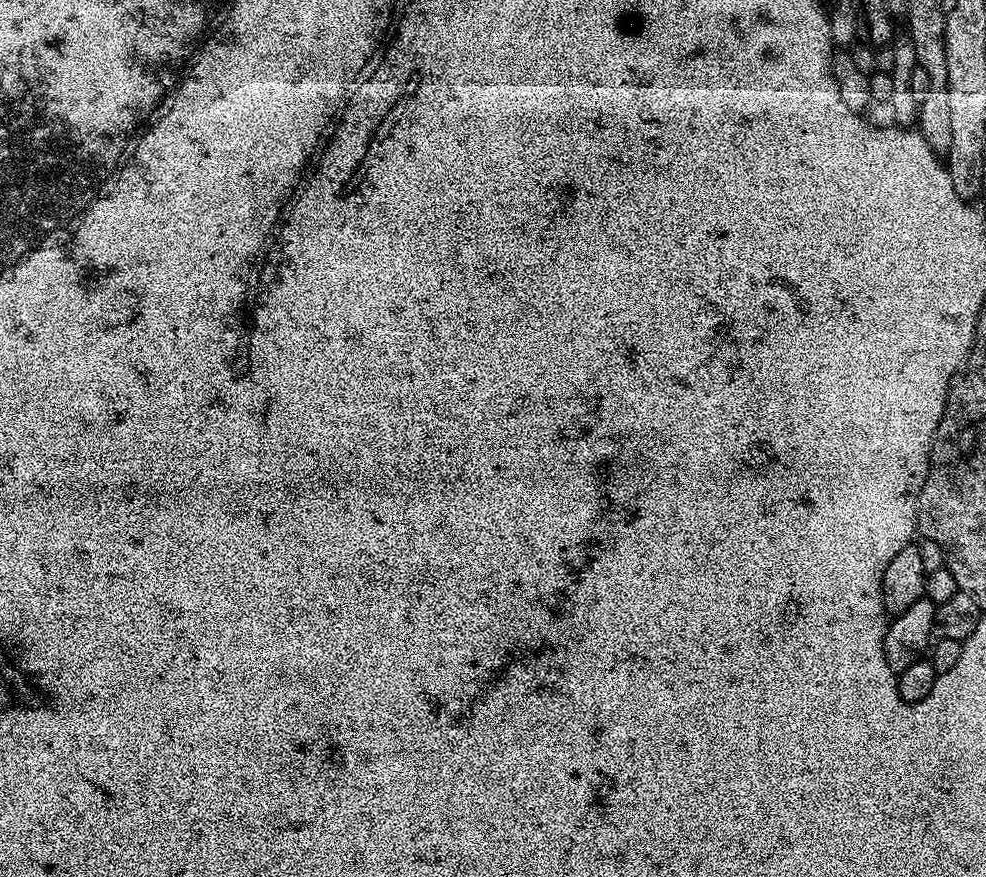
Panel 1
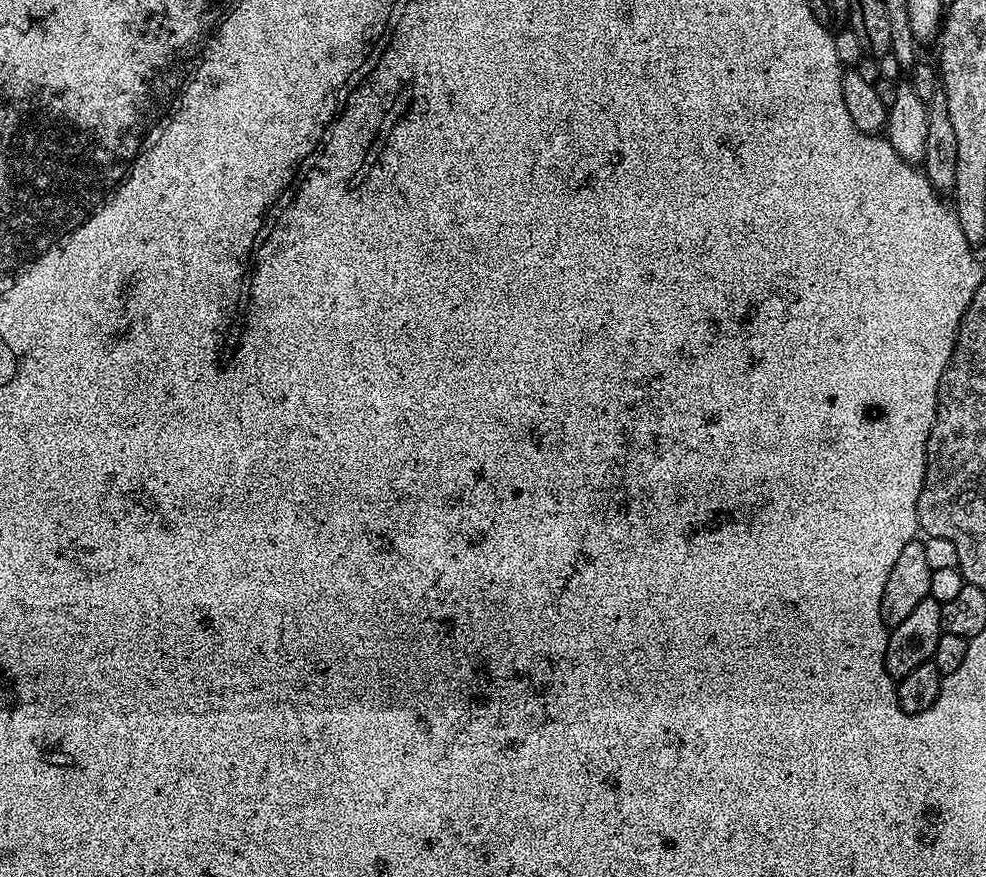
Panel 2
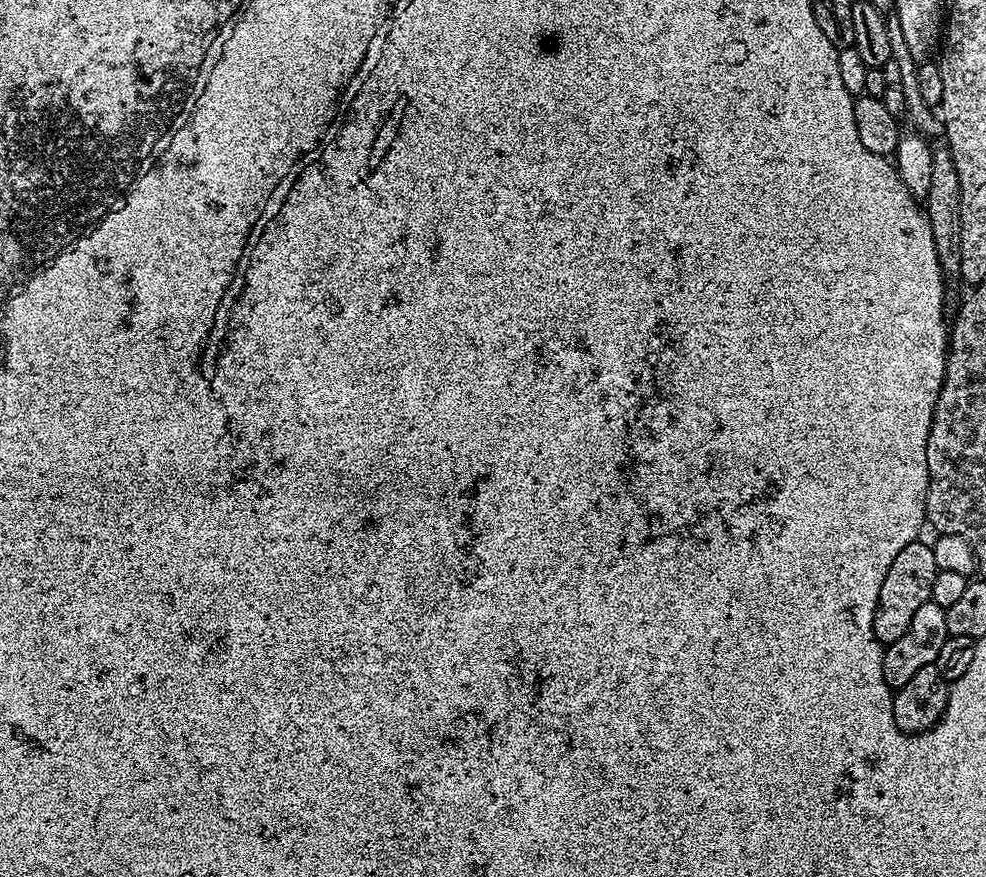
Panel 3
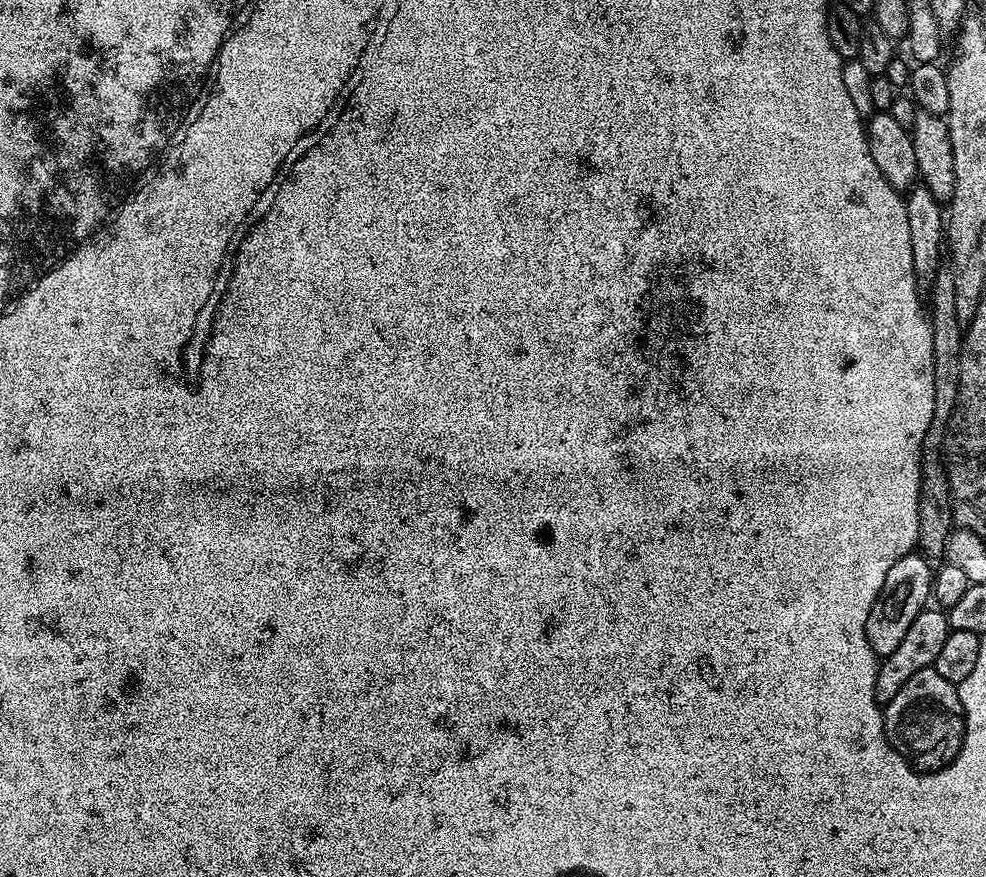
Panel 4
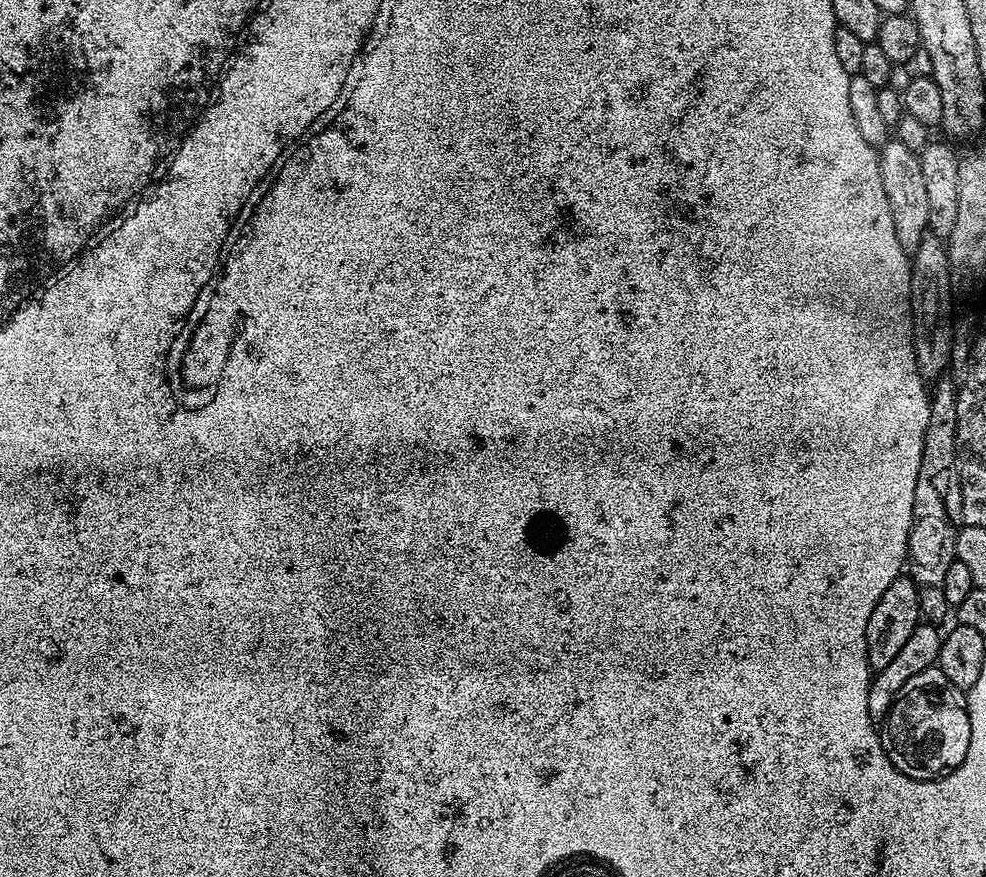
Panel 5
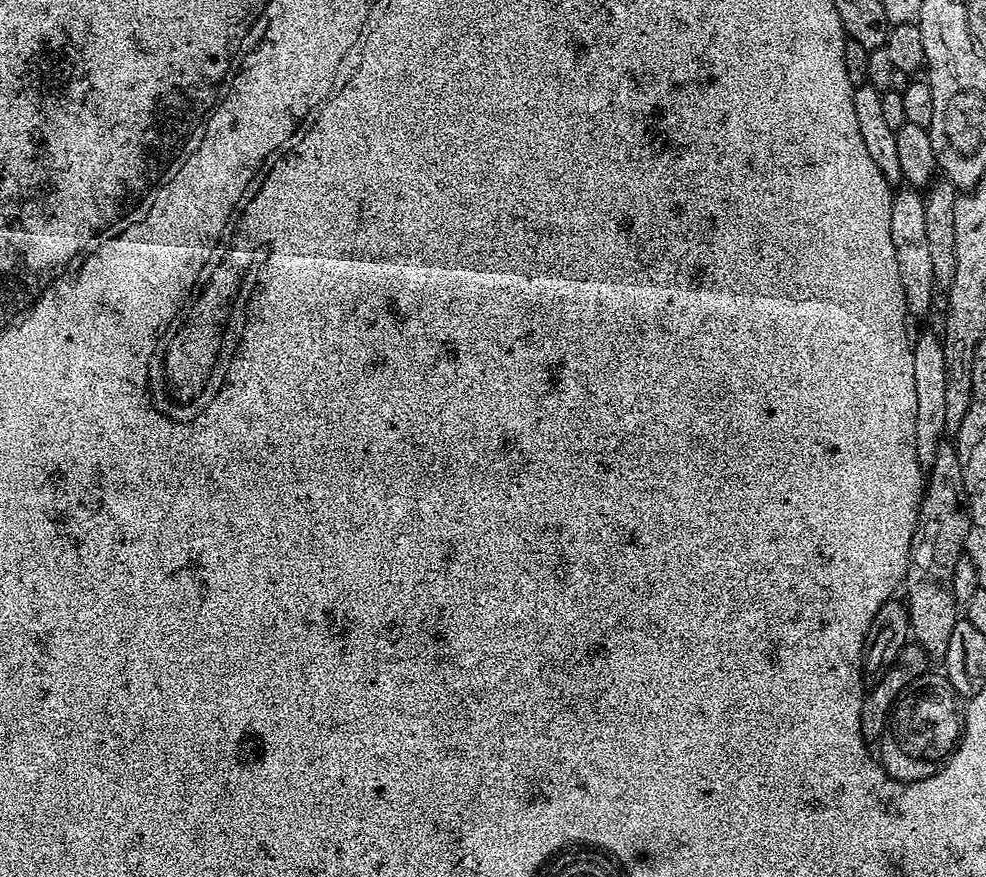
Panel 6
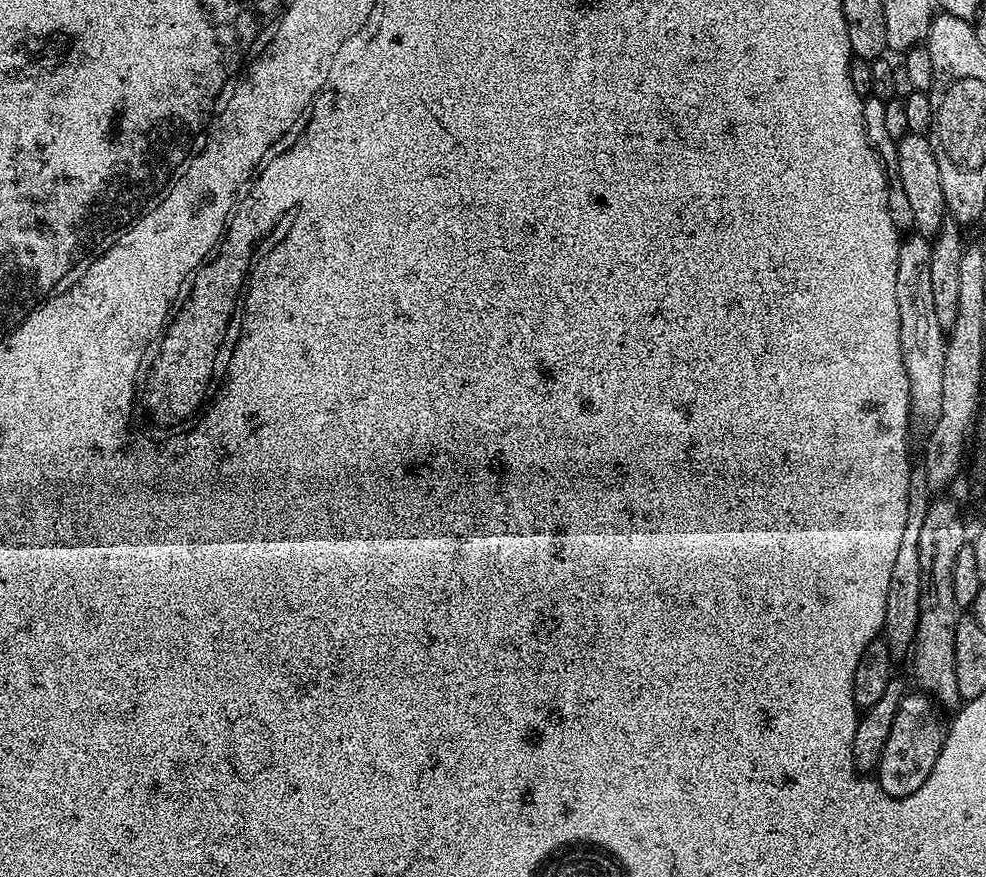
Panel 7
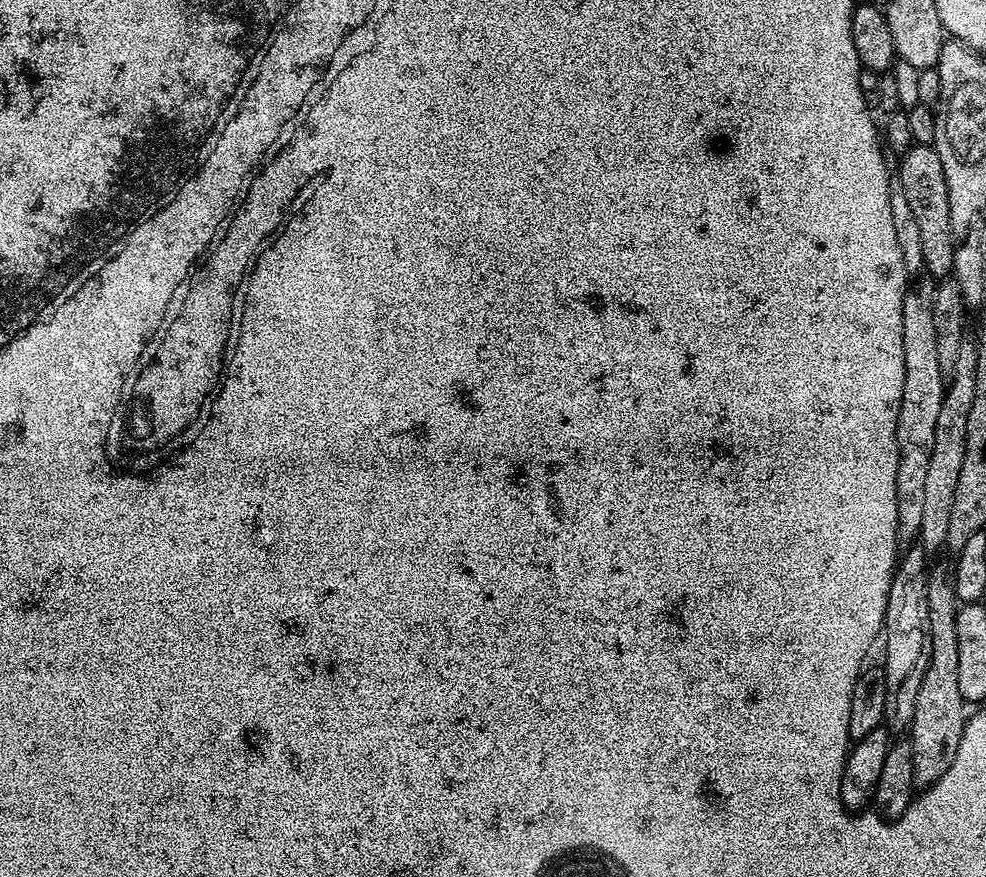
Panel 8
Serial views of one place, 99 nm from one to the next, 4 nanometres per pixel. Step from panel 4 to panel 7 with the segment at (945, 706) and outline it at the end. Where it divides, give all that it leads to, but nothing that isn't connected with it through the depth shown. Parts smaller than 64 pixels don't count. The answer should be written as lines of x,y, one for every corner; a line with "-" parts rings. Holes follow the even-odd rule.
909,691
900,699
900,705
894,714
894,726
890,726
890,738
886,738
886,746
882,746
880,766
874,773
883,792
894,798
914,794
918,786
927,784
936,760
944,750
946,724
940,721
940,716
936,713
938,705
923,691
915,691

